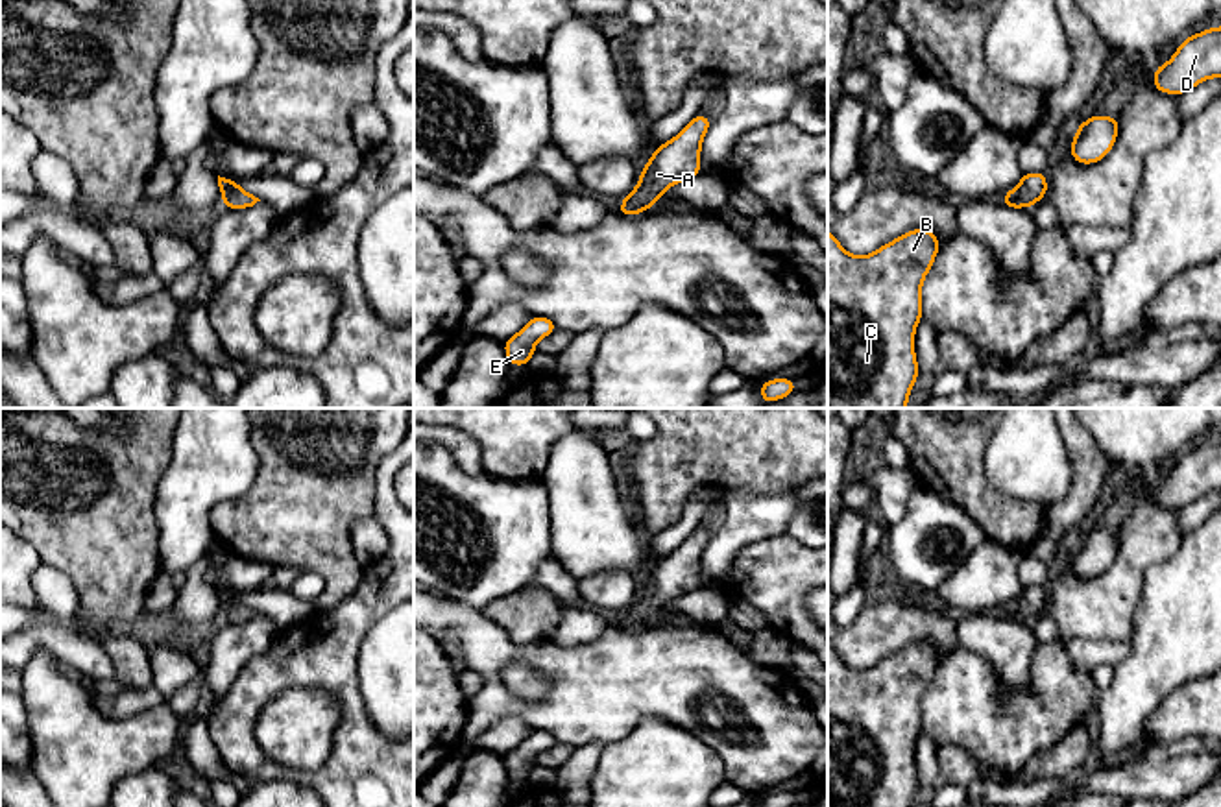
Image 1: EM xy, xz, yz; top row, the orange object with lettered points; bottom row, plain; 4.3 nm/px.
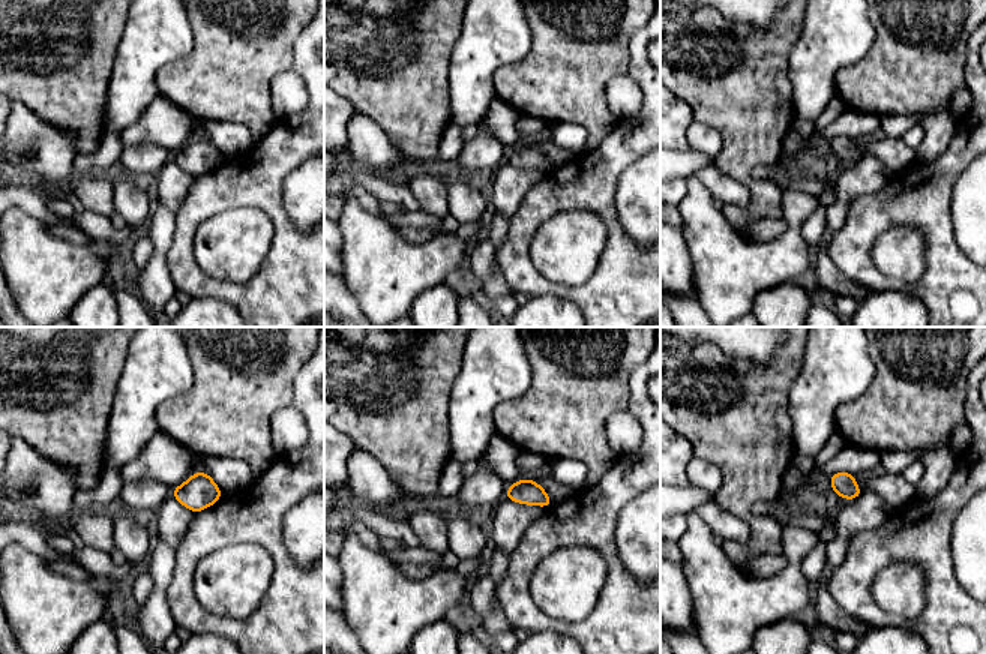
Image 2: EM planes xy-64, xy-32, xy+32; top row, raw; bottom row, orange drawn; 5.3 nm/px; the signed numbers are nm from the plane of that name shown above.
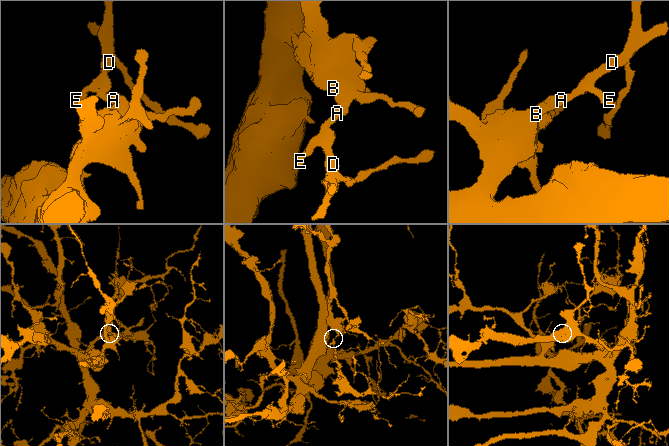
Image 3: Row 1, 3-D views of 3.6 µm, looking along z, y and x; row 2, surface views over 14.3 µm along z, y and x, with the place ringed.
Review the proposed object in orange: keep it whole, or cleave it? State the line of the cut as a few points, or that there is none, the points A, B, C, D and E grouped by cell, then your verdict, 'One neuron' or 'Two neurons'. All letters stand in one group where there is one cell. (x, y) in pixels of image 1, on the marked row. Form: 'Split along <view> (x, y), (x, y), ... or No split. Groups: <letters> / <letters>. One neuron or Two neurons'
No split. Groups: A B C D E. One neuron

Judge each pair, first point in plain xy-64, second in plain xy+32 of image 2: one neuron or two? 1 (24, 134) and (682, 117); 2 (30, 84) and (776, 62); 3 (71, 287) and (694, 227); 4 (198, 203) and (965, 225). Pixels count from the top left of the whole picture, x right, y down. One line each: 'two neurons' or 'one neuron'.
1: two neurons
2: one neuron
3: one neuron
4: two neurons

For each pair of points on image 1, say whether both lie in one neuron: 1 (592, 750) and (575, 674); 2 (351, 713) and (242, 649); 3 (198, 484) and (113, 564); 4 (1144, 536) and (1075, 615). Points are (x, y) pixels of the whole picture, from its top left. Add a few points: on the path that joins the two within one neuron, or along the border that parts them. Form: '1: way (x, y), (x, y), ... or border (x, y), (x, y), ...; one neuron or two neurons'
1: border (603, 743), (584, 743), (575, 748); two neurons
2: border (279, 630), (241, 669), (228, 689); two neurons
3: border (161, 479), (154, 506), (159, 564); two neurons
4: way (1135, 556), (1096, 597); one neuron

